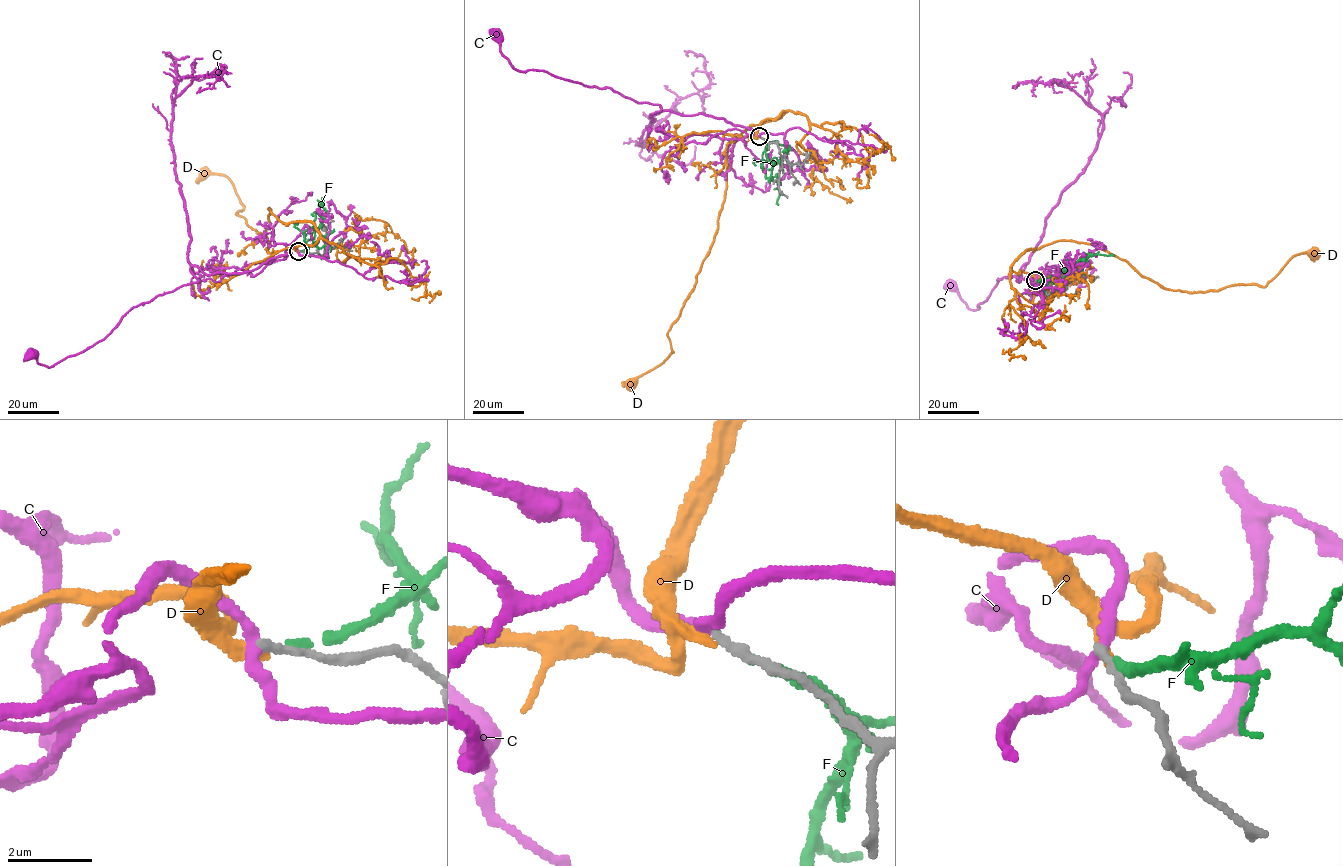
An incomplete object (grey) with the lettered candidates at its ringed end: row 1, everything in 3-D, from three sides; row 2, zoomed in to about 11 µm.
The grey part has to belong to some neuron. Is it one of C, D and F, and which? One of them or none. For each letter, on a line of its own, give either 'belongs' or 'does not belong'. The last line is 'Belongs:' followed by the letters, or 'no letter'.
C: does not belong
D: does not belong
F: does not belong
Belongs: no letter

